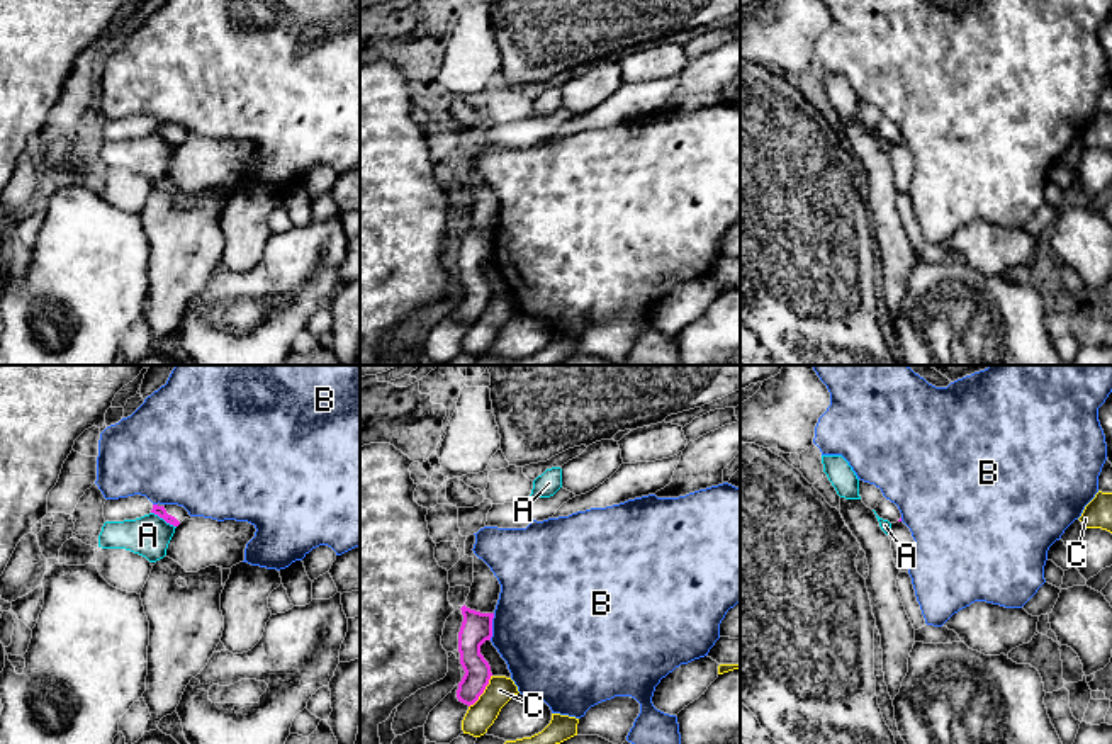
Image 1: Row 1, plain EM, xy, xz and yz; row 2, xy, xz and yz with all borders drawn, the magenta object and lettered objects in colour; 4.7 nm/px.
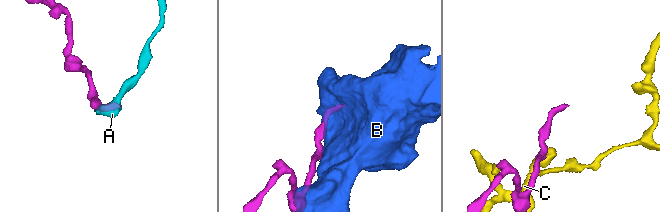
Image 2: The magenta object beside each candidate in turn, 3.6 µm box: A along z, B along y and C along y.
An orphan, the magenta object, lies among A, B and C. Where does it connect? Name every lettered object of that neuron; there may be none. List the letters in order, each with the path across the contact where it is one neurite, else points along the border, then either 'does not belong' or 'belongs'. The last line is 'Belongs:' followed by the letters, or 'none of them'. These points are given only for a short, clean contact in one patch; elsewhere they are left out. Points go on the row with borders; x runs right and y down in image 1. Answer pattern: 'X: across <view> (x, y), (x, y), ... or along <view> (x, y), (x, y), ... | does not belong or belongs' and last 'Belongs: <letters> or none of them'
A: along xy (151, 512), (175, 527) | does not belong
B: does not belong
C: does not belong
Belongs: none of them

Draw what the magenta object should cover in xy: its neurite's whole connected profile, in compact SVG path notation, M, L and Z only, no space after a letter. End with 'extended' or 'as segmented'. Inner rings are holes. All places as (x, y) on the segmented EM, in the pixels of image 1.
M153 504L151 513L158 515L173 527L178 527L185 518L190 516L188 511L178 504L163 504L163 506Z; extended

